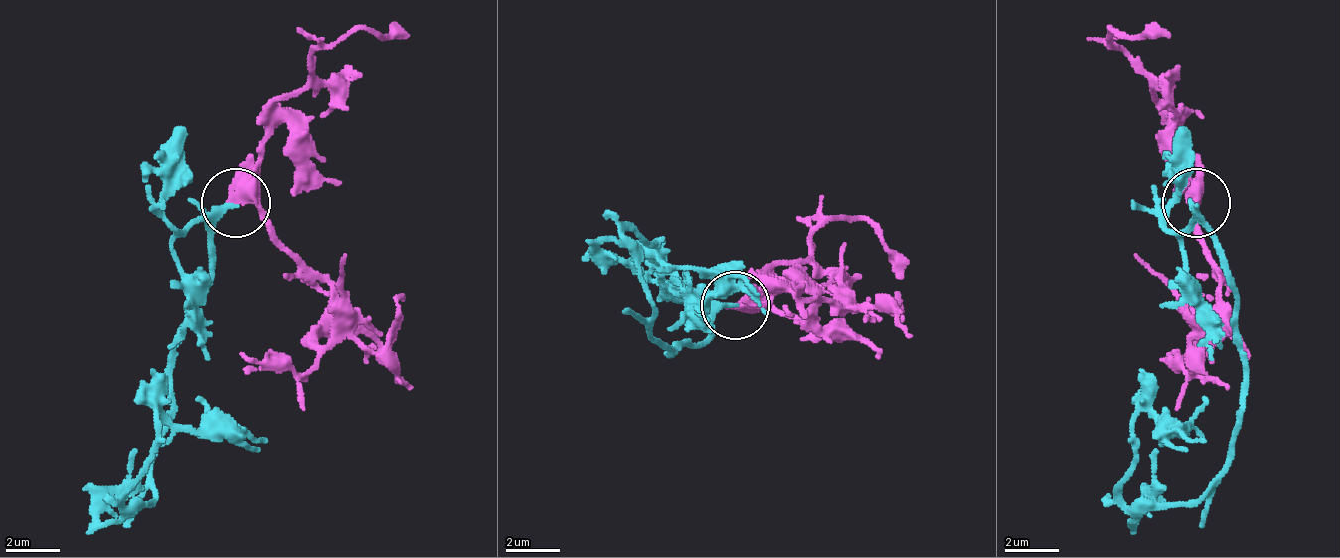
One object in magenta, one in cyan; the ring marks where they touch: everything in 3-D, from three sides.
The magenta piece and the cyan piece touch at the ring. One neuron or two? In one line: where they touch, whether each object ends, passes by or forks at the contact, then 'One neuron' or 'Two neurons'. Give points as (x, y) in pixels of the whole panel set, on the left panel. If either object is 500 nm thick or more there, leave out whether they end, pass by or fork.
Place: (236, 202). At the ring magenta passes by. At the ring cyan ends. One neuron

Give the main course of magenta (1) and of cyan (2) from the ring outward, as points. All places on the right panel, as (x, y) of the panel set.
1: (1195, 204), (1195, 184), (1181, 156), (1174, 122), (1154, 88), (1113, 47), (1113, 27), (1167, 33)
2: (1195, 204), (1208, 225), (1242, 334), (1236, 457), (1181, 504), (1120, 498), (1140, 416), (1167, 423), (1208, 443)

